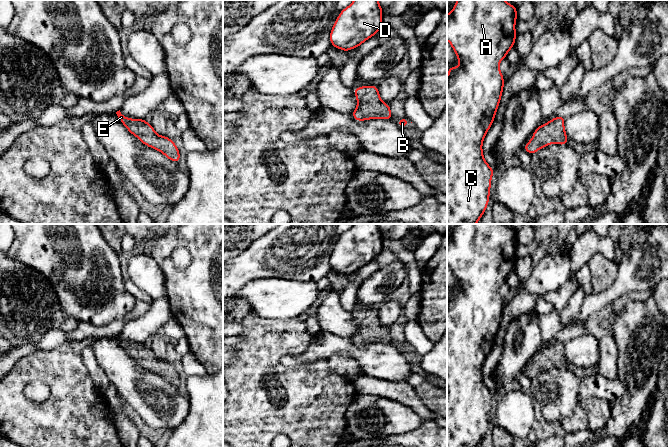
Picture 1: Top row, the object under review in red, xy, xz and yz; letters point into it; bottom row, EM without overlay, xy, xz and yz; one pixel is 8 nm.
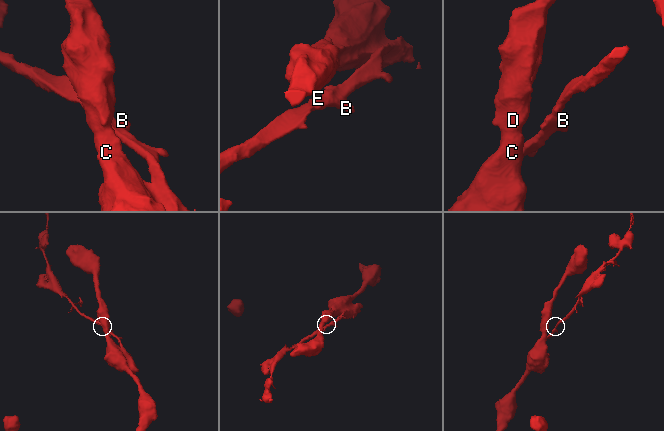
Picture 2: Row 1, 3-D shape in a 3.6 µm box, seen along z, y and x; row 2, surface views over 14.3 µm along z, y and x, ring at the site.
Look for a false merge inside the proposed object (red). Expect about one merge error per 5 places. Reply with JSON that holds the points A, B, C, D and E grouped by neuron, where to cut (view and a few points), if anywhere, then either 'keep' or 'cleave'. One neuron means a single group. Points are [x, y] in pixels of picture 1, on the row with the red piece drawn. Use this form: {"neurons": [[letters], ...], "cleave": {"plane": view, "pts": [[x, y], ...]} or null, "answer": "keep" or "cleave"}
{"neurons": [["A", "B", "C", "D", "E"]], "cleave": null, "answer": "keep"}

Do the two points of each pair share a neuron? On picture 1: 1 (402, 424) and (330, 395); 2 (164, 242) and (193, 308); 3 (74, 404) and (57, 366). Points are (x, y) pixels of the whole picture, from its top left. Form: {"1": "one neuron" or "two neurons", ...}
{"1": "two neurons", "2": "one neuron", "3": "one neuron"}

